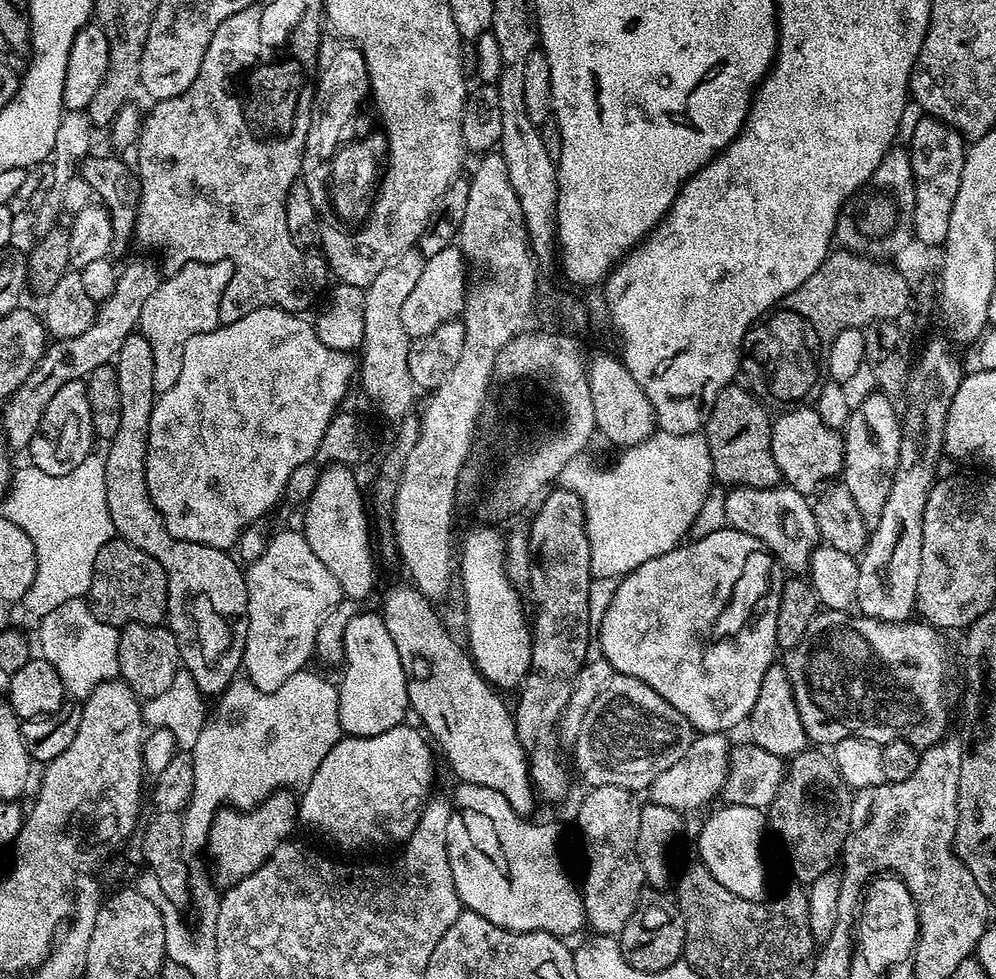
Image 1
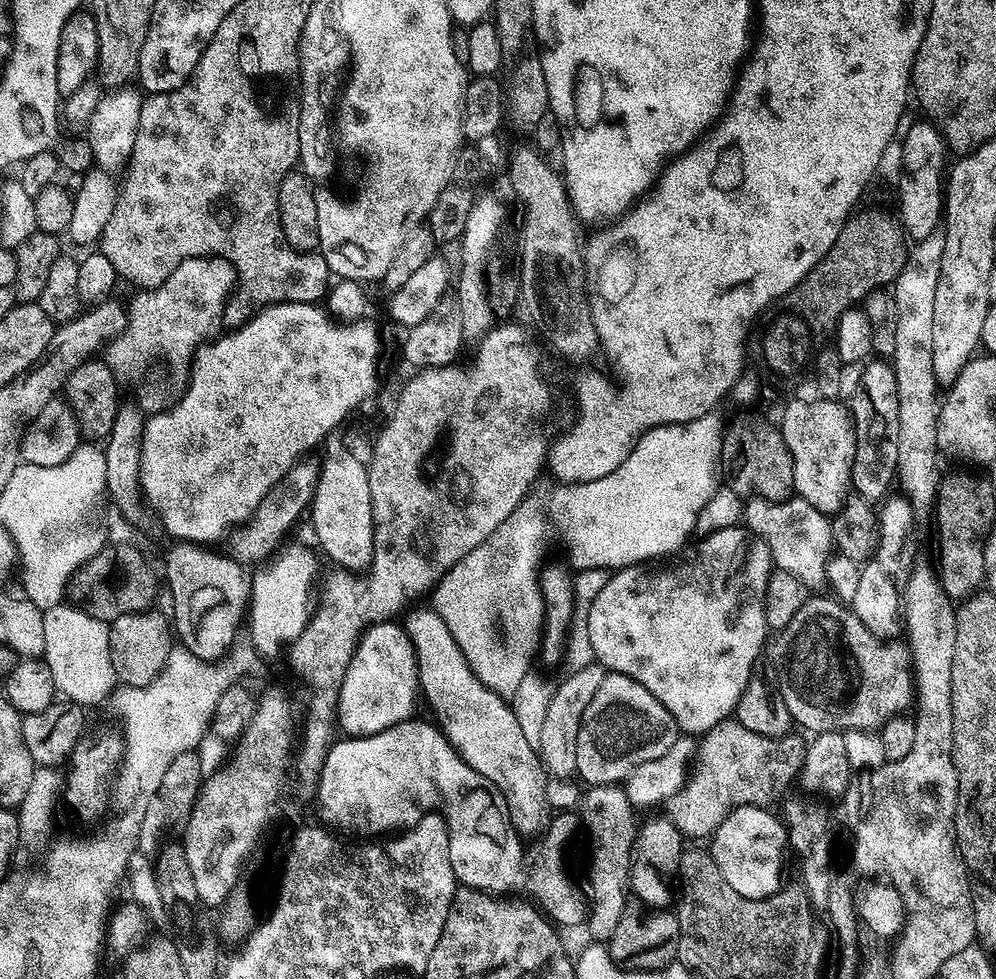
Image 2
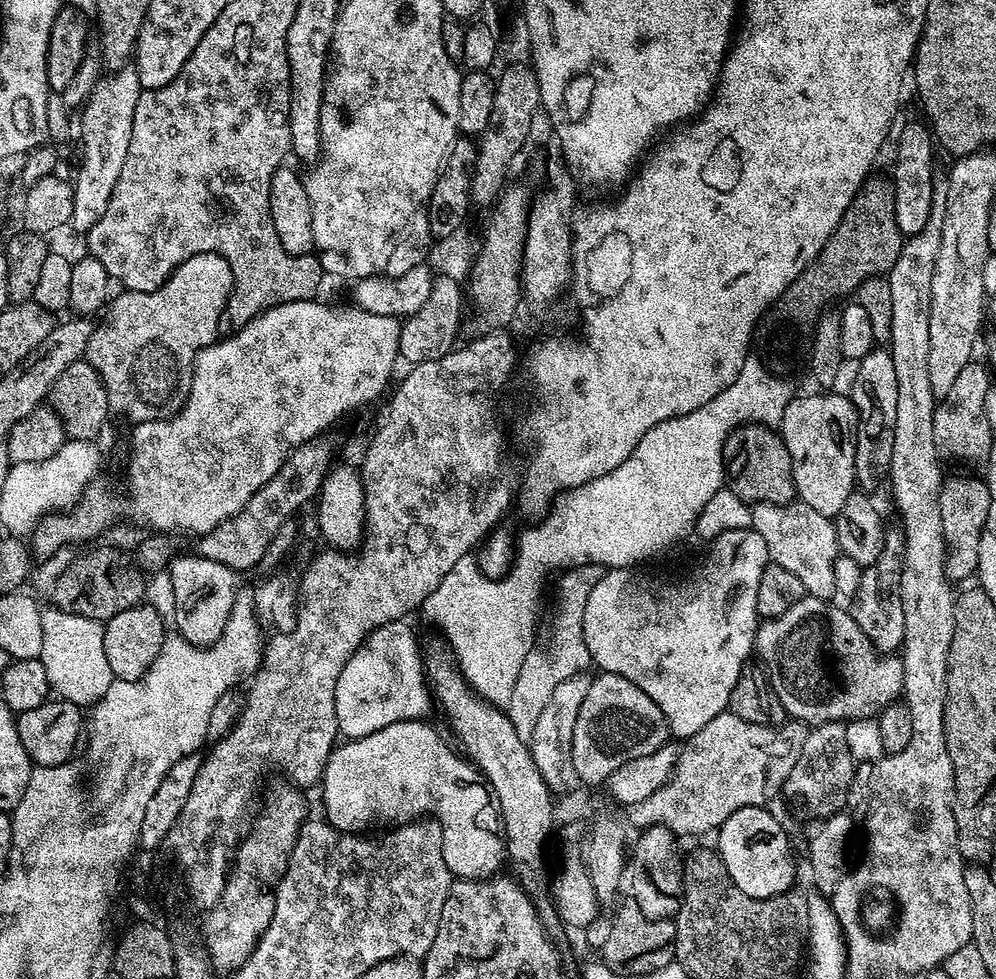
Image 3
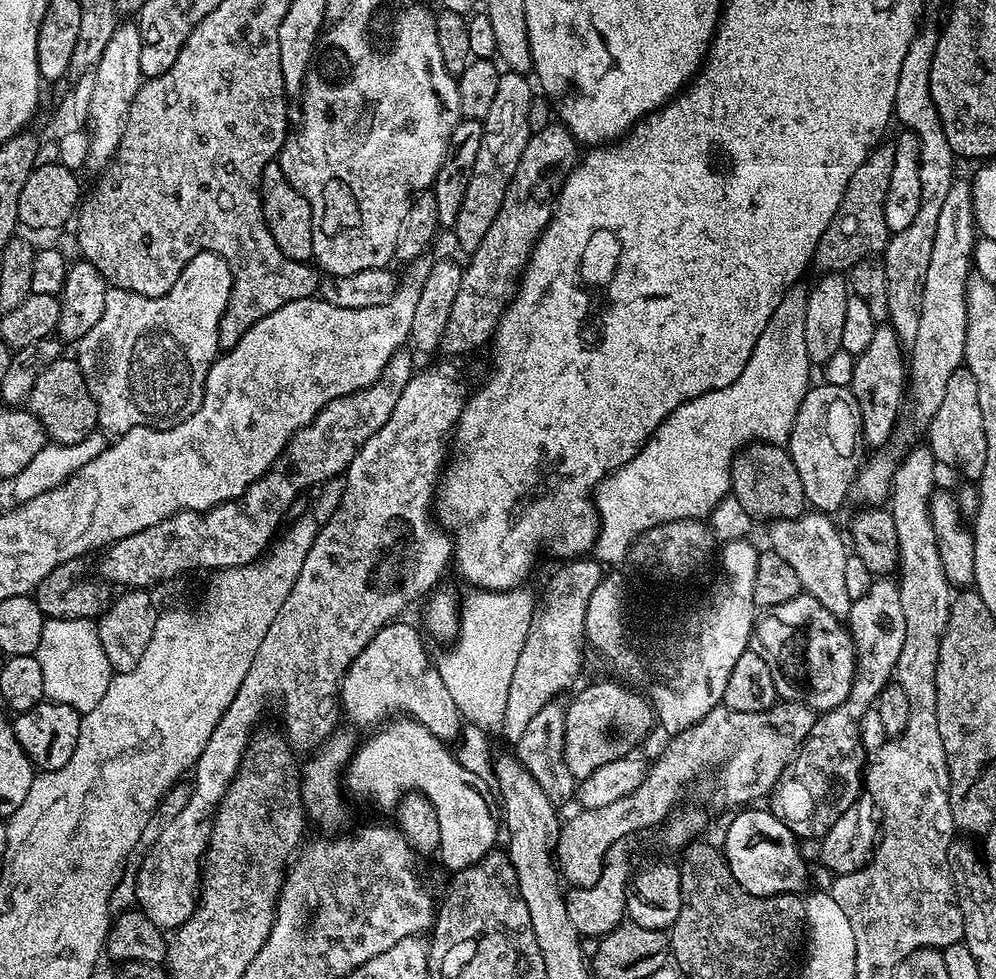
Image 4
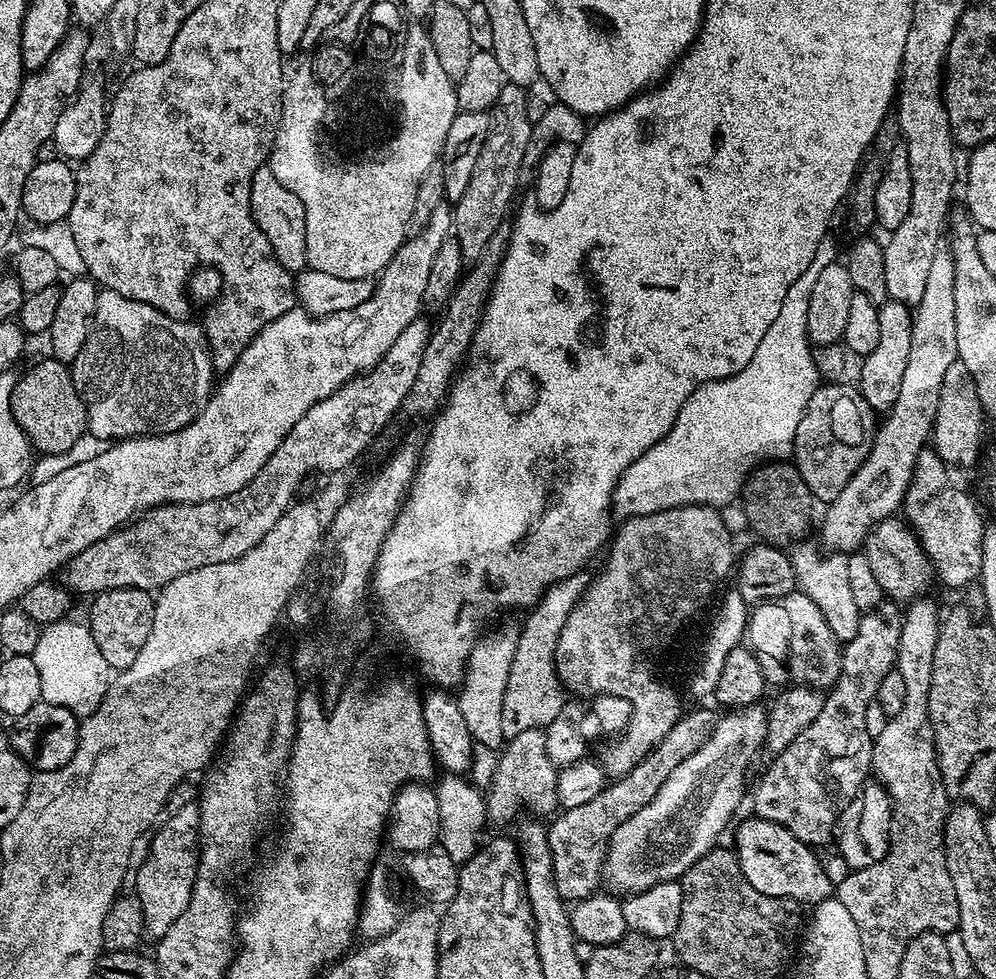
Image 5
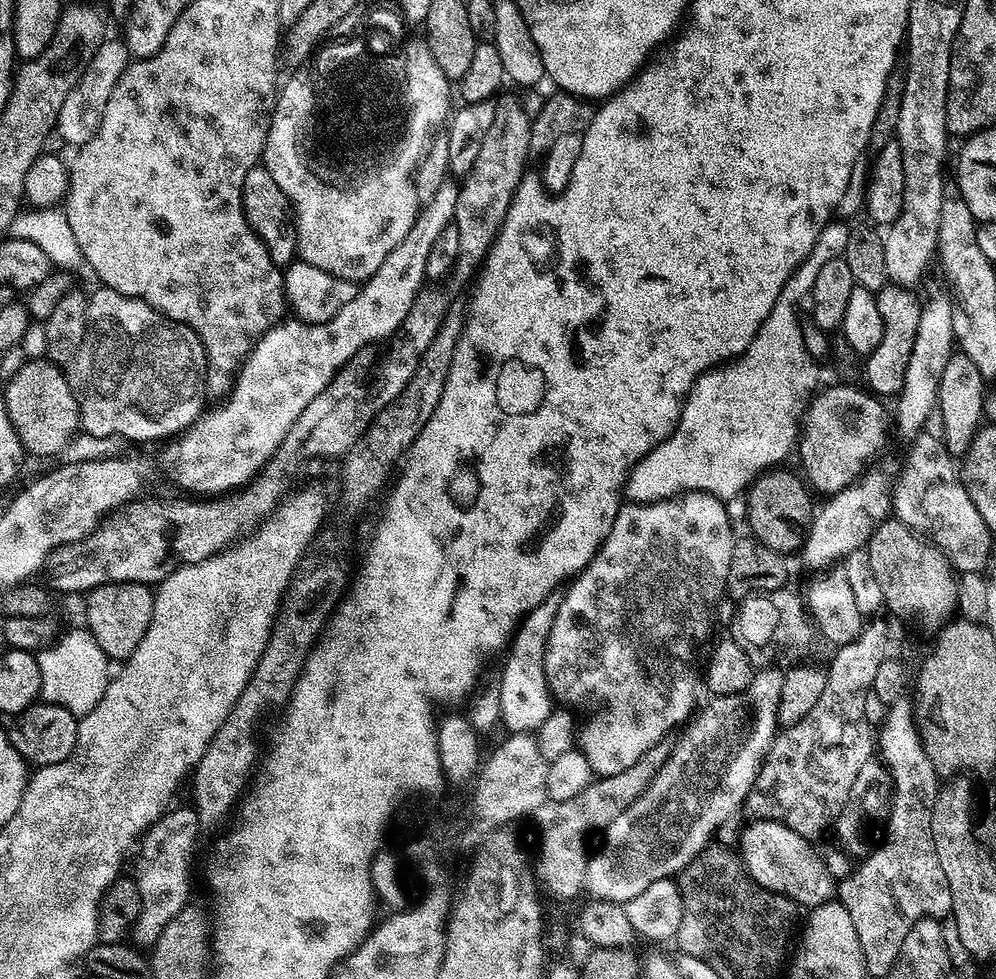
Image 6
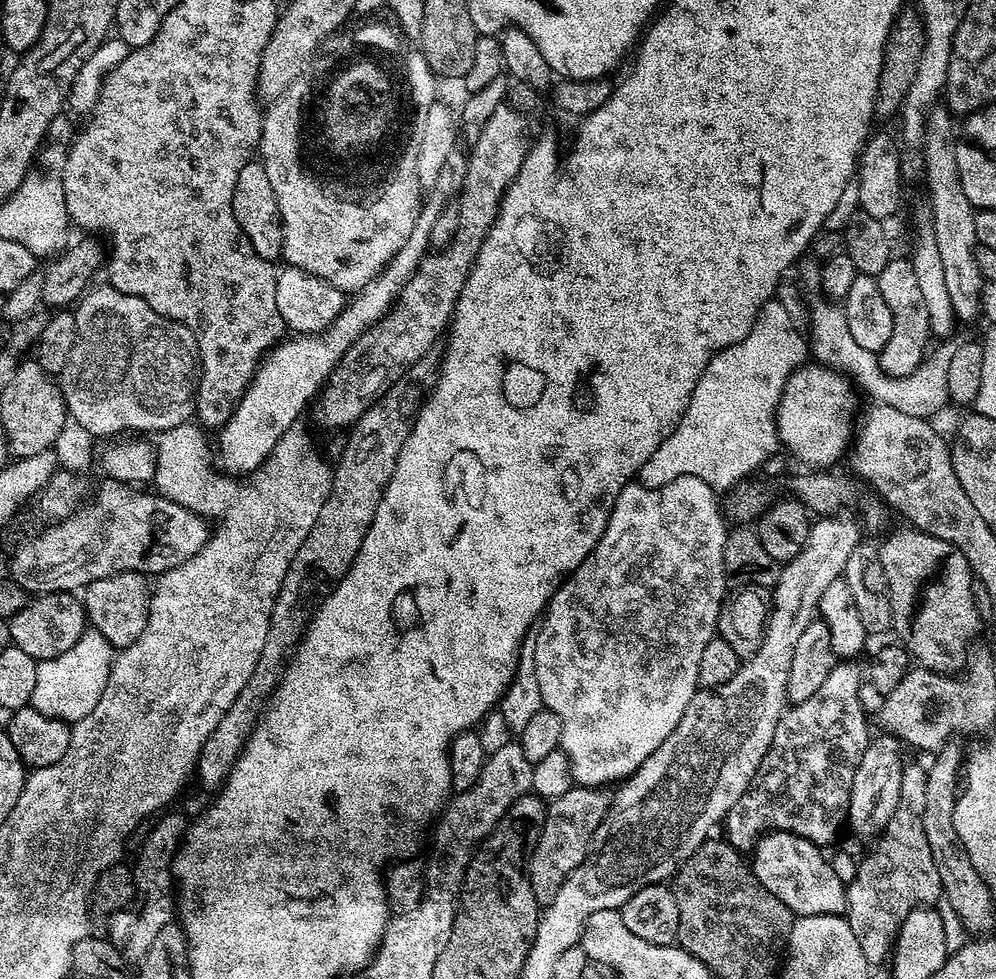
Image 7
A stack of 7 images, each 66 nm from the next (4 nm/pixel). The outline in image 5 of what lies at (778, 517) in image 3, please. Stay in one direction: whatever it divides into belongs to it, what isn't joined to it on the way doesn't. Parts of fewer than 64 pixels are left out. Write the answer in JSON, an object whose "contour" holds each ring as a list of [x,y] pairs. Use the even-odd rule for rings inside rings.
{"contour":[[[800,542],[791,549],[792,565],[796,571],[796,582],[799,591],[809,596],[822,612],[822,618],[826,618],[826,626],[834,632],[834,638],[841,642],[847,642],[858,634],[858,622],[861,618],[861,610],[854,603],[854,593],[850,591],[850,577],[846,570],[848,556],[844,554],[824,554],[820,556],[821,549],[809,542]]]}

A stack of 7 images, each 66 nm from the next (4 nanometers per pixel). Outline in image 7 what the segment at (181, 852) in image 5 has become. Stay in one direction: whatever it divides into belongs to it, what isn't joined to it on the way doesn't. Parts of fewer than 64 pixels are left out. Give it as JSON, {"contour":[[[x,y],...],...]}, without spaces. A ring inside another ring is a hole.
{"contour":[[[171,812],[164,814],[169,816],[161,815],[155,821],[157,824],[149,830],[148,837],[145,838],[144,845],[136,856],[134,875],[140,908],[136,908],[137,906],[123,908],[108,919],[107,939],[115,944],[129,962],[139,962],[144,957],[146,950],[150,950],[154,938],[158,938],[162,926],[173,923],[174,913],[178,908],[178,889],[173,864],[176,861],[176,853],[180,851],[180,845],[184,842],[184,833],[188,831],[189,821],[183,820],[178,813]]]}

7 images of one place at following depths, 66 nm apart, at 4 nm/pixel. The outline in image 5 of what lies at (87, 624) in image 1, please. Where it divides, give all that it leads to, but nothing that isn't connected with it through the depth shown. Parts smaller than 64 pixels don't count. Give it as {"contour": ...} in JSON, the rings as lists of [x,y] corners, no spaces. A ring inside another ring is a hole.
{"contour":[[[65,618],[57,624],[47,625],[39,633],[31,657],[34,666],[38,666],[38,678],[42,678],[40,698],[43,703],[62,706],[78,718],[98,710],[102,698],[108,692],[110,669],[87,623],[75,624],[72,618]]]}

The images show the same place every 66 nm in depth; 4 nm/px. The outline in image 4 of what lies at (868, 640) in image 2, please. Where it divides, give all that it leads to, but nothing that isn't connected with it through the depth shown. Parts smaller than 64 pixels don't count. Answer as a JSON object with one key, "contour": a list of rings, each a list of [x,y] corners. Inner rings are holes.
{"contour":[[[801,594],[793,603],[783,604],[780,608],[761,615],[756,621],[754,640],[757,645],[760,643],[759,651],[776,677],[777,693],[785,701],[805,704],[817,714],[833,712],[839,704],[846,702],[856,673],[856,643],[852,640],[851,631],[846,627],[845,621],[830,614],[830,610],[822,606],[822,602],[810,595]]]}

